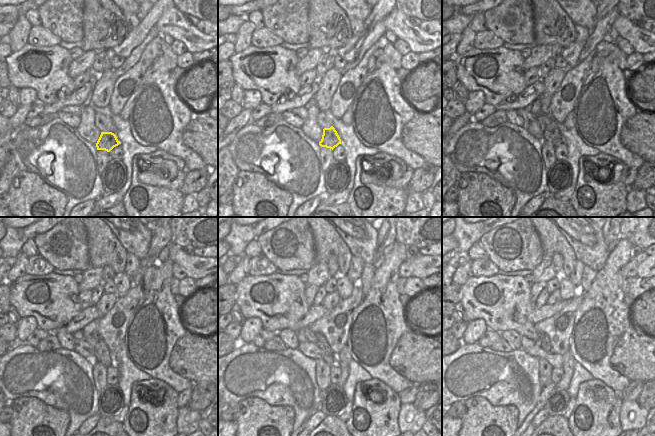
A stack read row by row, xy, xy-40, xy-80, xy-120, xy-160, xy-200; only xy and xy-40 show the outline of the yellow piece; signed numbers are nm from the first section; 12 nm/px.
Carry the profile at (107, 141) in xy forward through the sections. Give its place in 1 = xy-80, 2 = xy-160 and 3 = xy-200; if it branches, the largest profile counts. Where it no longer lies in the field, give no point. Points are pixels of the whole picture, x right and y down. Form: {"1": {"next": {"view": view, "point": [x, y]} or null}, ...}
{"1": {"next": {"view": "xy-80", "point": [551, 133]}}, "2": {"next": {"view": "xy-160", "point": [322, 343]}}, "3": {"next": {"view": "xy-200", "point": [544, 341]}}}

